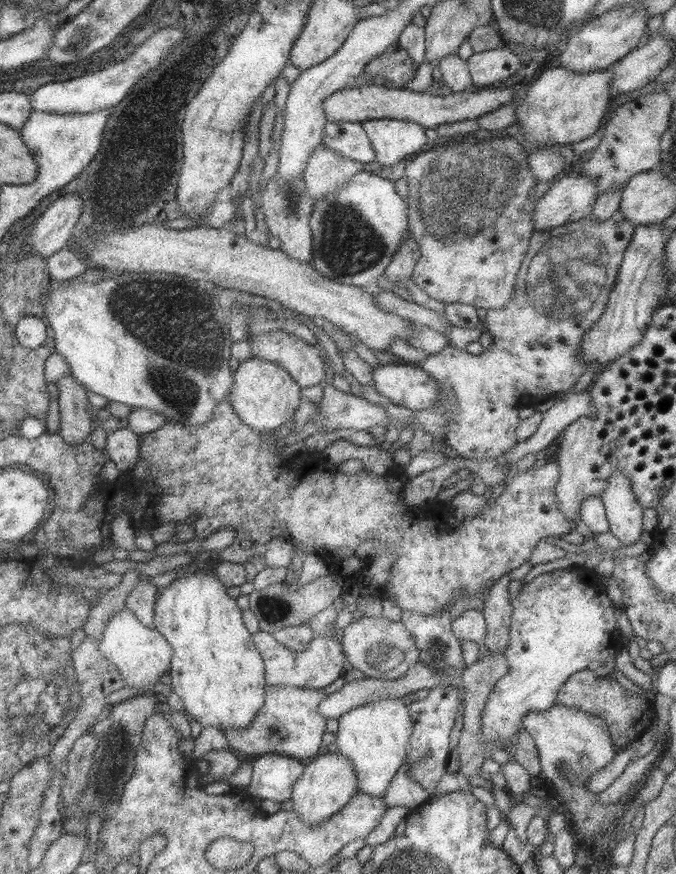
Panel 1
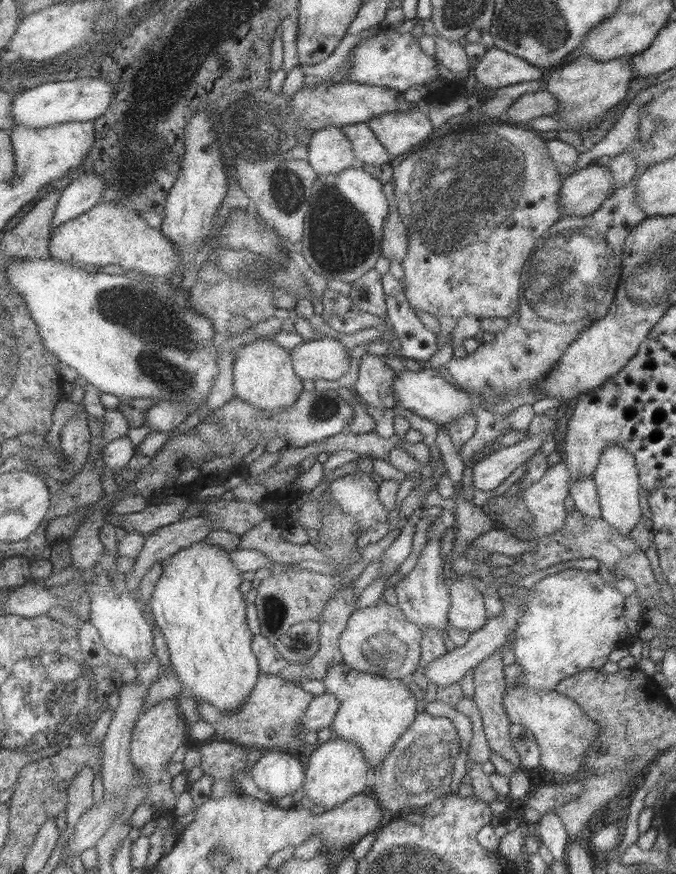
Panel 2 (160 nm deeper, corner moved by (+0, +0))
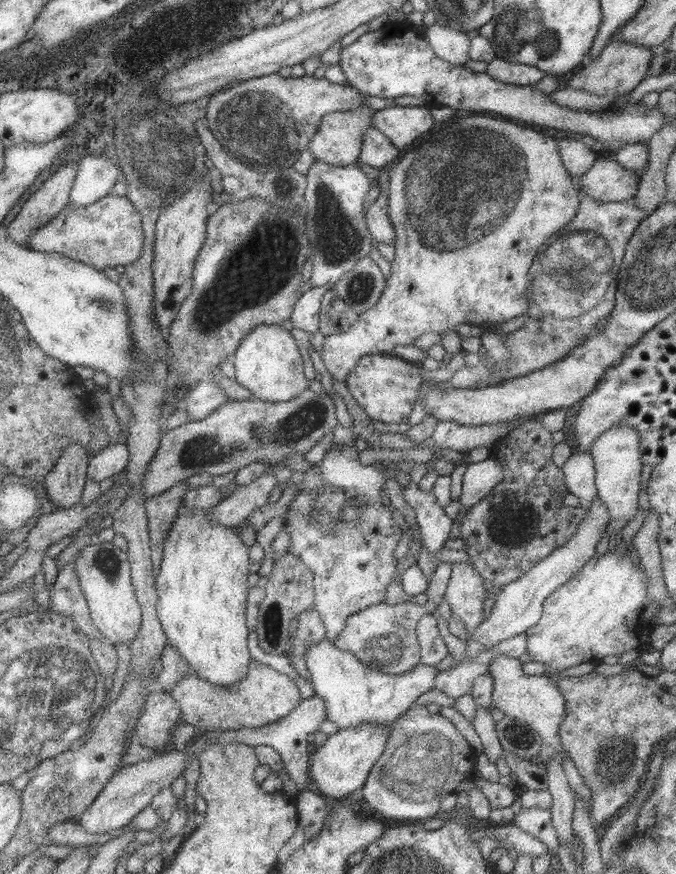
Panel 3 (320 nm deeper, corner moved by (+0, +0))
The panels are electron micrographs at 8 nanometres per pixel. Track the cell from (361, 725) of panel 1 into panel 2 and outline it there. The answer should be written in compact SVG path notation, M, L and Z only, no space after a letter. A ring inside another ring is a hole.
M343 661L330 664L320 680L325 693L339 701L331 728L337 737L357 744L367 766L373 770L381 764L405 728L414 721L417 708L413 694L402 679L361 672Z

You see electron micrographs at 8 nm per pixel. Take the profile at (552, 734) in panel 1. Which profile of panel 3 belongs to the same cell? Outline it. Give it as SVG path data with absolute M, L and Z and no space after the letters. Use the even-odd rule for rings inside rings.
M507 655L494 656L488 664L487 671L492 680L492 705L505 715L526 722L538 732L542 742L536 757L539 764L543 765L549 759L561 762L567 757L562 752L558 737L558 726L564 717L565 698L559 692L553 678L527 674L518 659Z

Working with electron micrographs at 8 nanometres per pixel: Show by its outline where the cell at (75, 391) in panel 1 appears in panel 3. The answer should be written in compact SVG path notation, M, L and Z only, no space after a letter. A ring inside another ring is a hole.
M71 445L46 476L43 493L59 509L71 509L81 503L90 459L91 455L83 445Z

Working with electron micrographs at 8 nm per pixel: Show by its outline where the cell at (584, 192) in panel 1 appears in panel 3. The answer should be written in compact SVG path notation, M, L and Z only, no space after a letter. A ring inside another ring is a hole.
M597 159L580 176L577 184L590 199L616 204L629 203L640 181L640 171L632 171L613 160Z

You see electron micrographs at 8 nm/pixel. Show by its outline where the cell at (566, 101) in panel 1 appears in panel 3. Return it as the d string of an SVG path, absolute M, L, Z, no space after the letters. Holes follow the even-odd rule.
M612 40L604 46L597 58L587 59L577 67L567 81L566 87L581 89L595 96L623 96L631 92L646 76L652 58L650 47Z

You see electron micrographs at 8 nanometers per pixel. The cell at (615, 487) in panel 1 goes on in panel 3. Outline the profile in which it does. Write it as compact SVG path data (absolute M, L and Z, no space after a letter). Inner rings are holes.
M615 424L593 441L588 452L594 464L594 483L599 500L605 503L611 519L631 520L638 506L639 472L642 462L637 430L629 424Z

